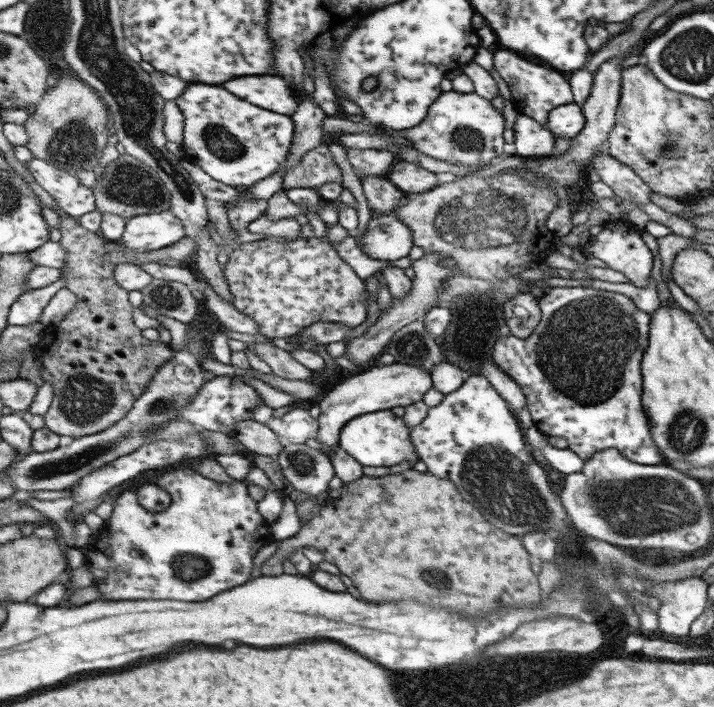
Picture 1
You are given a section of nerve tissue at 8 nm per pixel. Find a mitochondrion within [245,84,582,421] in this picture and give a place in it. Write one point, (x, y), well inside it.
(478, 222)

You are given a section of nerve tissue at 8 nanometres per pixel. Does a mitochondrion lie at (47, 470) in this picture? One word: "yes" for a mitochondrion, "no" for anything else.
yes

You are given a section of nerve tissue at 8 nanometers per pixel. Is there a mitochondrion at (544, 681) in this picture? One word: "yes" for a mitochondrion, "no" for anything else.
no

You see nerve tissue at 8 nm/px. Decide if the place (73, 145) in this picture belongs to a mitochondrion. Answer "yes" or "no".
yes

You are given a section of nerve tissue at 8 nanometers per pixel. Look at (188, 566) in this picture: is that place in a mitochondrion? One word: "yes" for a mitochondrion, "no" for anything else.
yes

